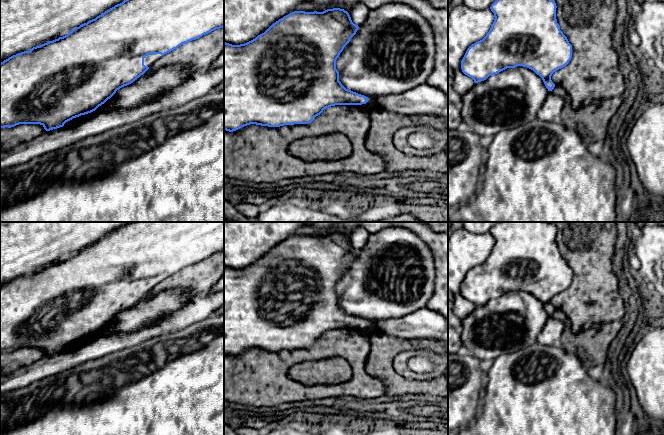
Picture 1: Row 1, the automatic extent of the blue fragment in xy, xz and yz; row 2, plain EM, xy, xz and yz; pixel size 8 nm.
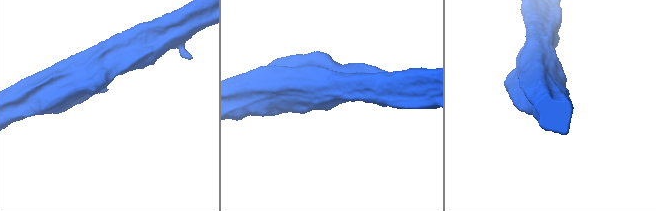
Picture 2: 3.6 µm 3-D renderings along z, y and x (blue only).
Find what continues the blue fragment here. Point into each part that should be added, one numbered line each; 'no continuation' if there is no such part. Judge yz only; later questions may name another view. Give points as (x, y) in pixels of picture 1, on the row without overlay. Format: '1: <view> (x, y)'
no continuation

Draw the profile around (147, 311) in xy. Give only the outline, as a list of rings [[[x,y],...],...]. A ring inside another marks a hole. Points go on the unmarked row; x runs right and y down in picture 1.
[[[178,290],[161,291],[151,298],[146,295],[133,307],[117,314],[110,323],[99,330],[95,335],[86,339],[89,340],[97,335],[106,335],[112,332],[134,332],[137,329],[143,328],[145,325],[155,324],[158,320],[163,319],[168,314],[180,310],[192,298],[192,296],[186,295],[184,292]]]

